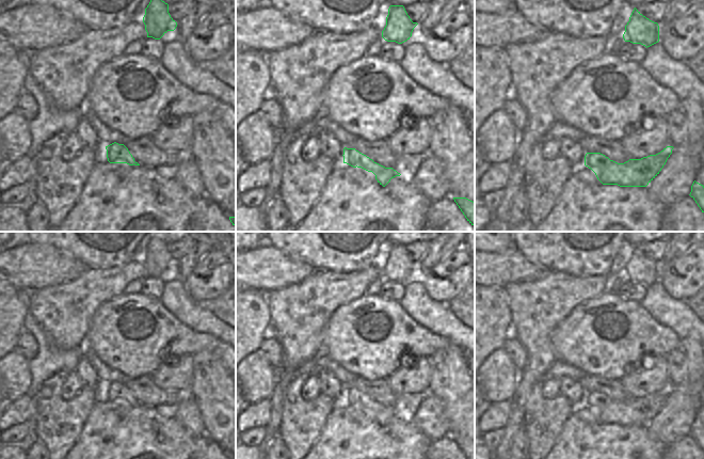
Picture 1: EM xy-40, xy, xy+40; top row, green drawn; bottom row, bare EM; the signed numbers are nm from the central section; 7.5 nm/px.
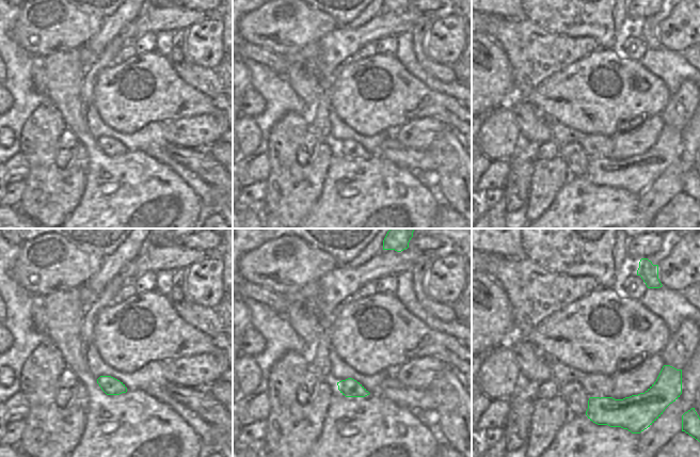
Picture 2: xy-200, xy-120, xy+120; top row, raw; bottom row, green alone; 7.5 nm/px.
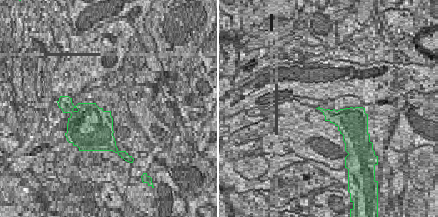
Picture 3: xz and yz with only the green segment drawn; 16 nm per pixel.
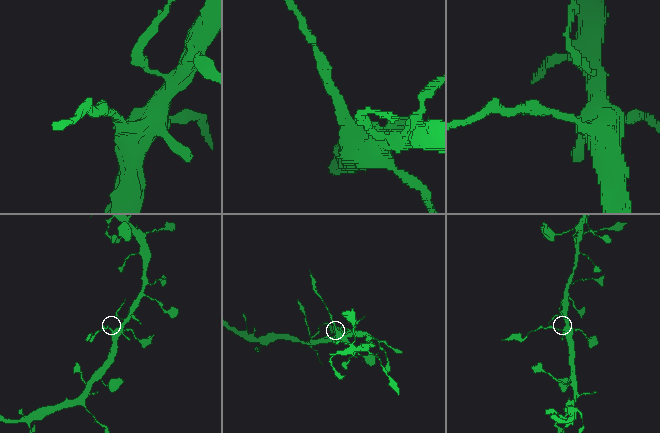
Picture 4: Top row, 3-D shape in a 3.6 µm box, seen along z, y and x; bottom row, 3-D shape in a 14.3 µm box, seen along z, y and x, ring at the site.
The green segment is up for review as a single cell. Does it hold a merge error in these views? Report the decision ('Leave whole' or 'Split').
Split.

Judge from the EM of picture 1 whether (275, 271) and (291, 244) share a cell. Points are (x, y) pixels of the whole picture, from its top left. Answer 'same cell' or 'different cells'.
different cells

